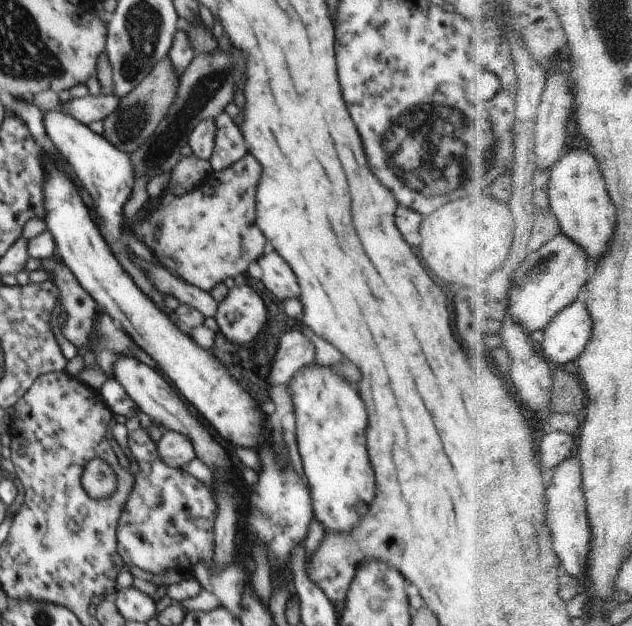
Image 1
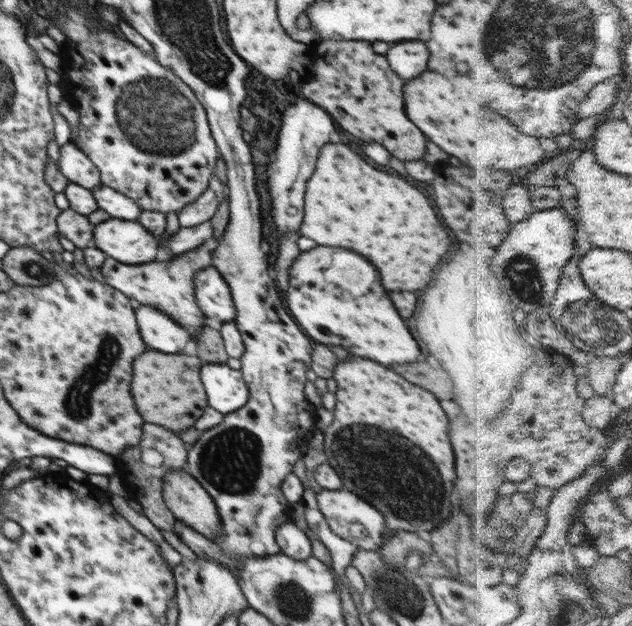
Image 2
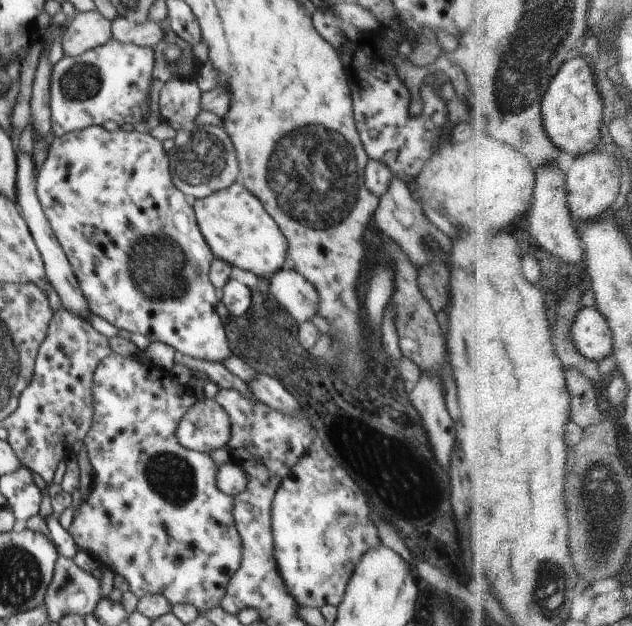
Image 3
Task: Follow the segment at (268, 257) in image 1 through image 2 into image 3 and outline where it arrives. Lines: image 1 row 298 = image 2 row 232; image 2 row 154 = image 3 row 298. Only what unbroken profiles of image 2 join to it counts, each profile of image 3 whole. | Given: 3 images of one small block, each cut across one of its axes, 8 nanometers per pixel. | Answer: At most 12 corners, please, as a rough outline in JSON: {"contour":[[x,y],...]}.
{"contour":[[294,270],[269,278],[270,292],[296,322],[318,308],[314,286]]}

